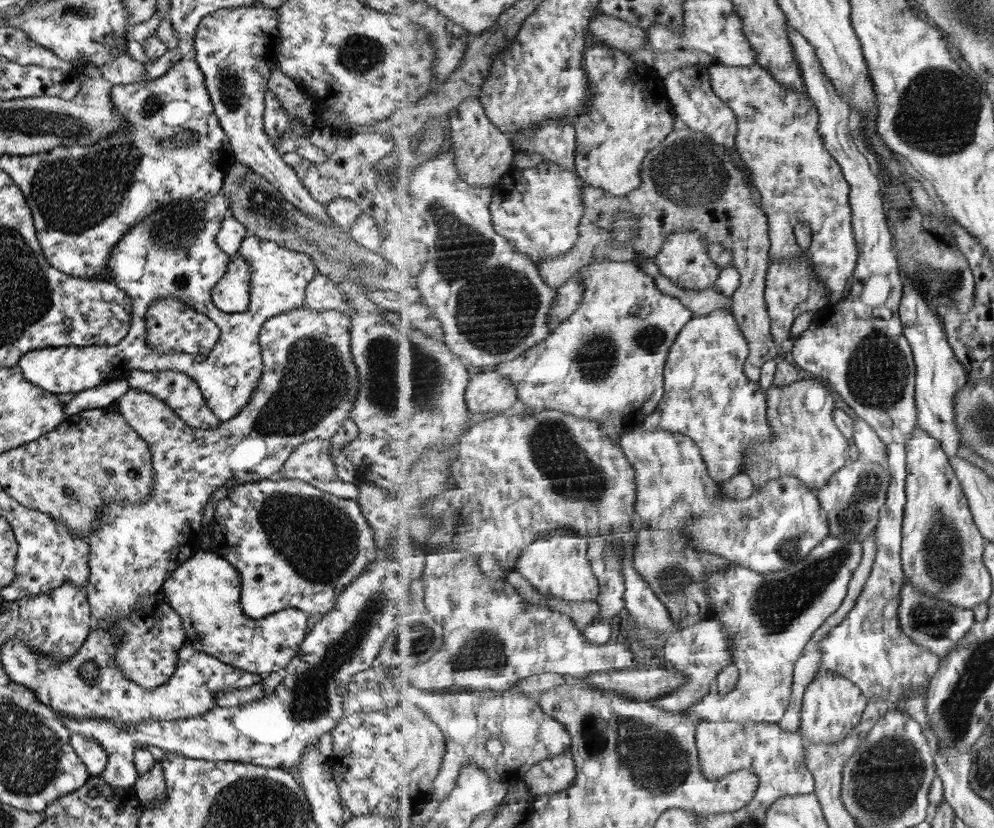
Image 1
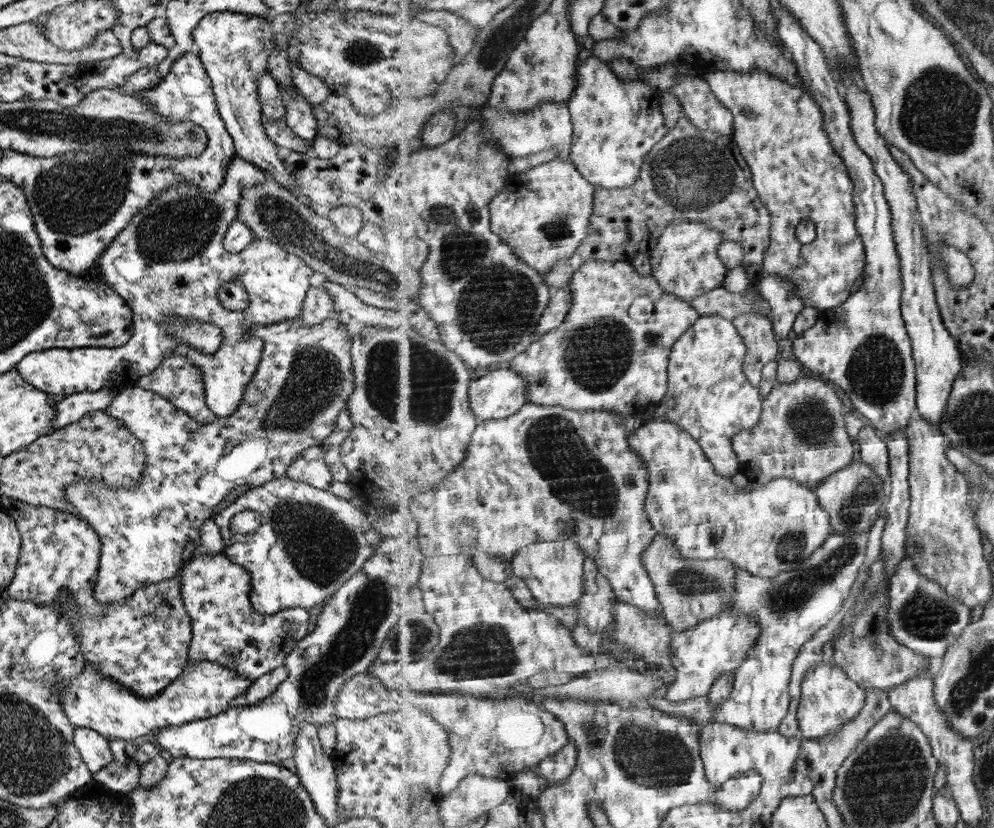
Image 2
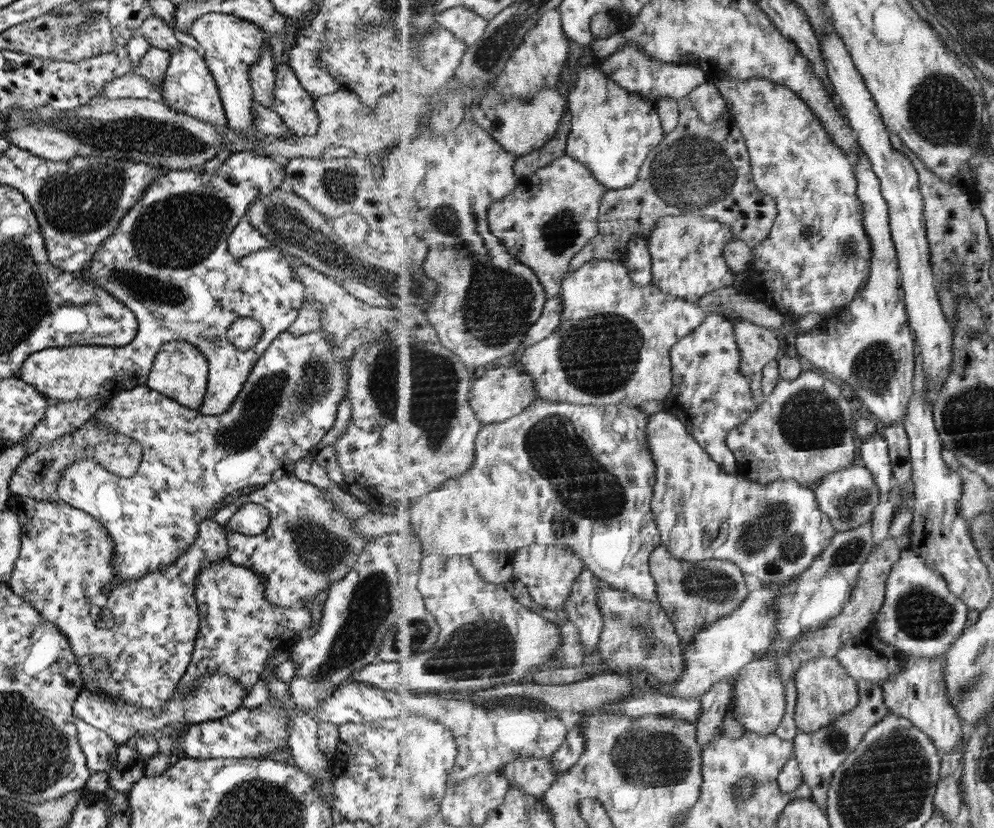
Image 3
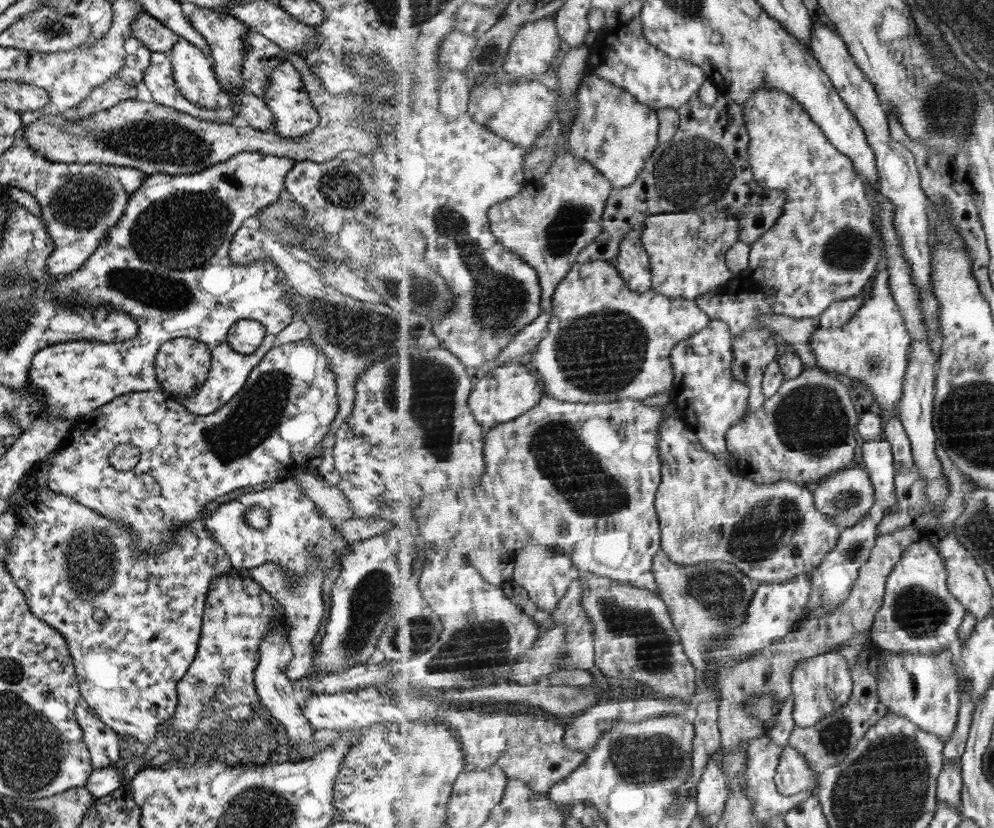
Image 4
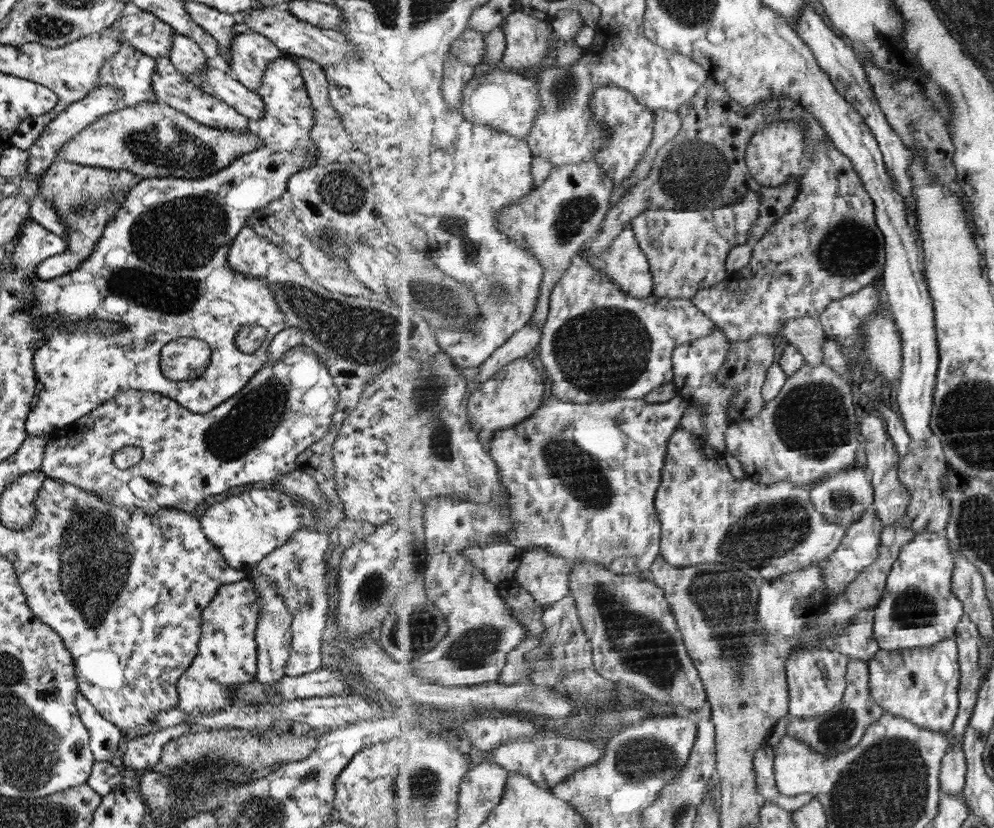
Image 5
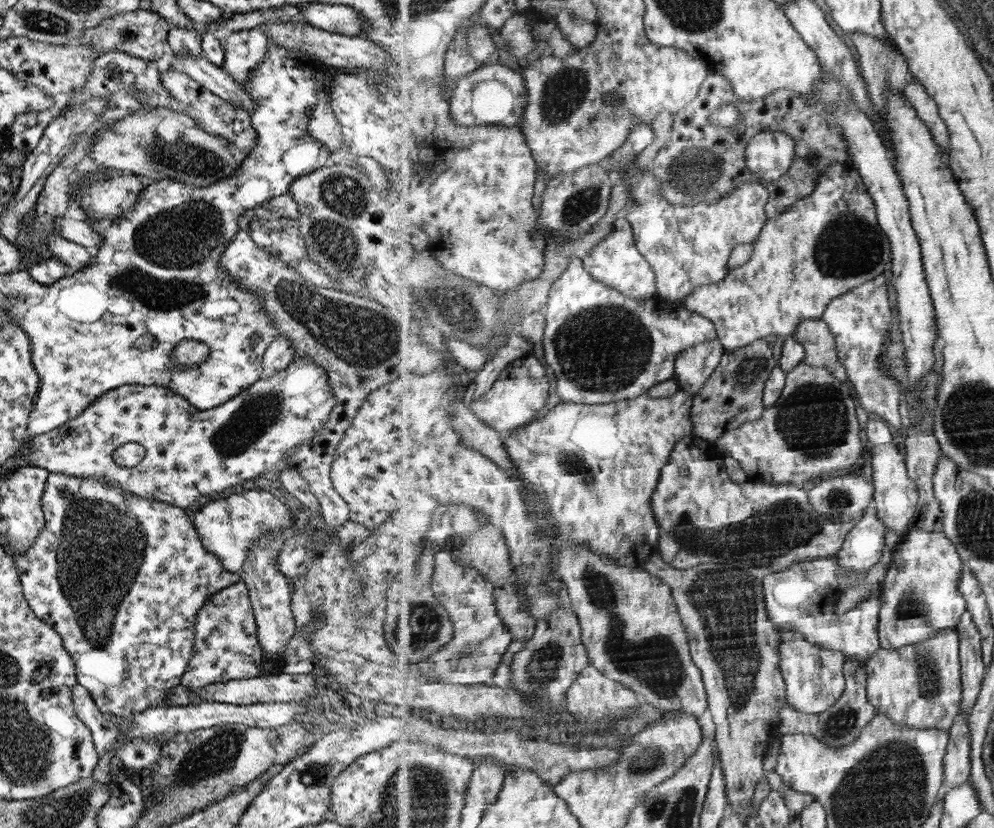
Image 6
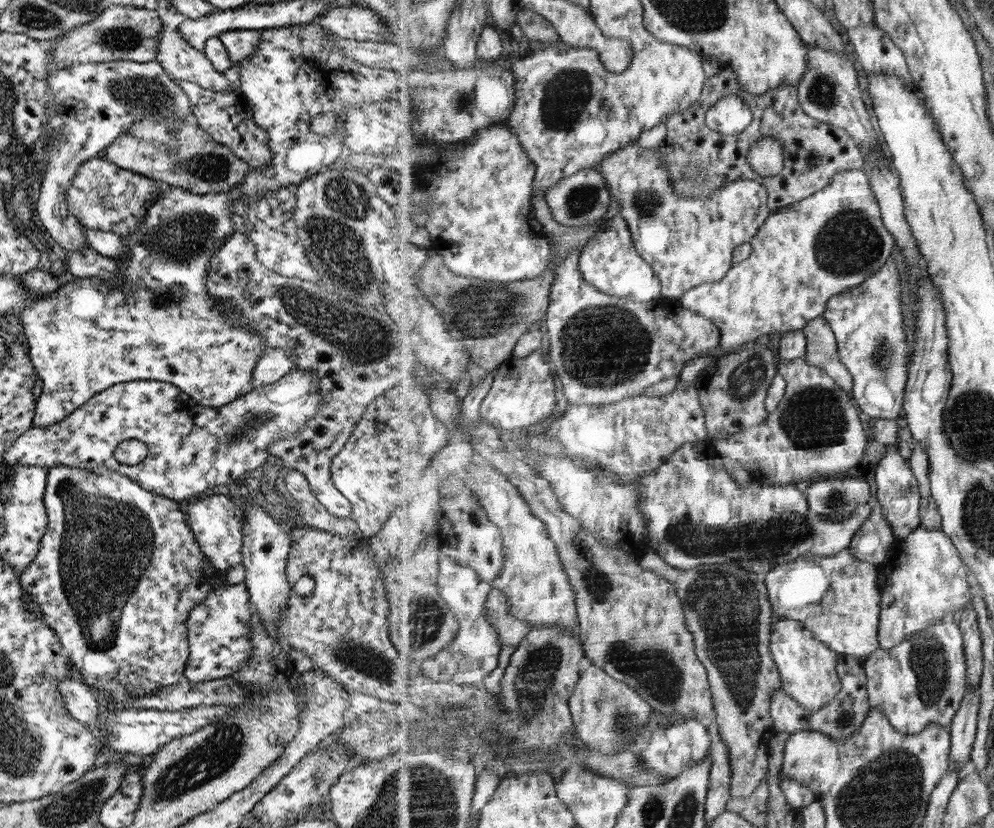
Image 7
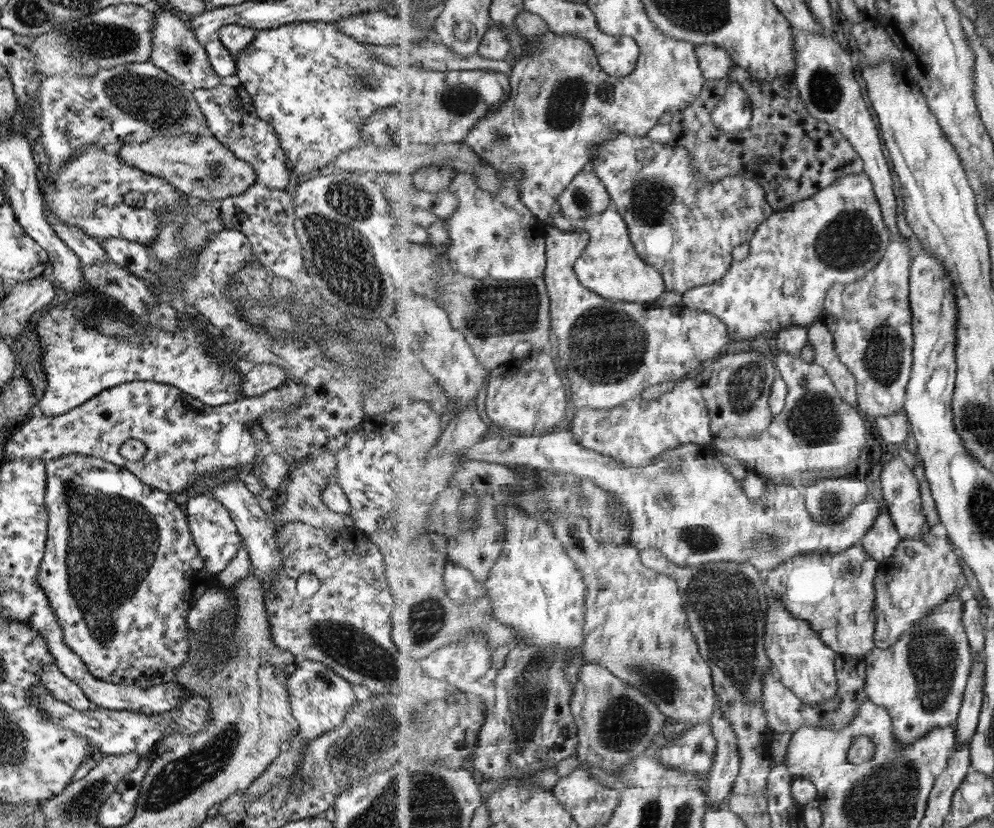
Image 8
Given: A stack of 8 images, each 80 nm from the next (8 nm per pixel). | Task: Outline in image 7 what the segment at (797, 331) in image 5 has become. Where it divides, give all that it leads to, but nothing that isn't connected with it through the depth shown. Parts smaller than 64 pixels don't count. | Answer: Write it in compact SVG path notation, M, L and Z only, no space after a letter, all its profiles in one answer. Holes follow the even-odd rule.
M819 317L808 322L802 331L806 334L808 342L805 356L807 362L826 370L843 390L853 392L854 378L851 371L841 362L838 340L831 325L824 317Z

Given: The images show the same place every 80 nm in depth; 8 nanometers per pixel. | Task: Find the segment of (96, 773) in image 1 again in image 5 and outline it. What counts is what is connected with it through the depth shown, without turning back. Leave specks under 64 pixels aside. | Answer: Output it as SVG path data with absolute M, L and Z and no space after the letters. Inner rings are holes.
M78 692L74 698L74 705L76 706L76 713L79 717L81 725L87 730L88 733L88 747L92 752L93 758L97 762L105 762L106 760L110 763L113 756L116 756L119 753L119 749L117 747L117 742L119 742L119 738L121 738L121 732L113 725L112 723L107 722L92 706L90 702L87 702L86 698L83 698L83 695Z

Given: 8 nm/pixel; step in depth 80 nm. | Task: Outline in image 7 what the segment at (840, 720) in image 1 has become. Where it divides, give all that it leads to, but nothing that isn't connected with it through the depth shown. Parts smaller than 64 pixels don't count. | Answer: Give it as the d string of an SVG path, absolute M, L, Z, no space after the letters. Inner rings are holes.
M776 615L774 618L770 649L780 670L782 688L803 708L819 711L842 692L843 681L838 671L841 654L831 650L824 642L819 642L802 622Z

